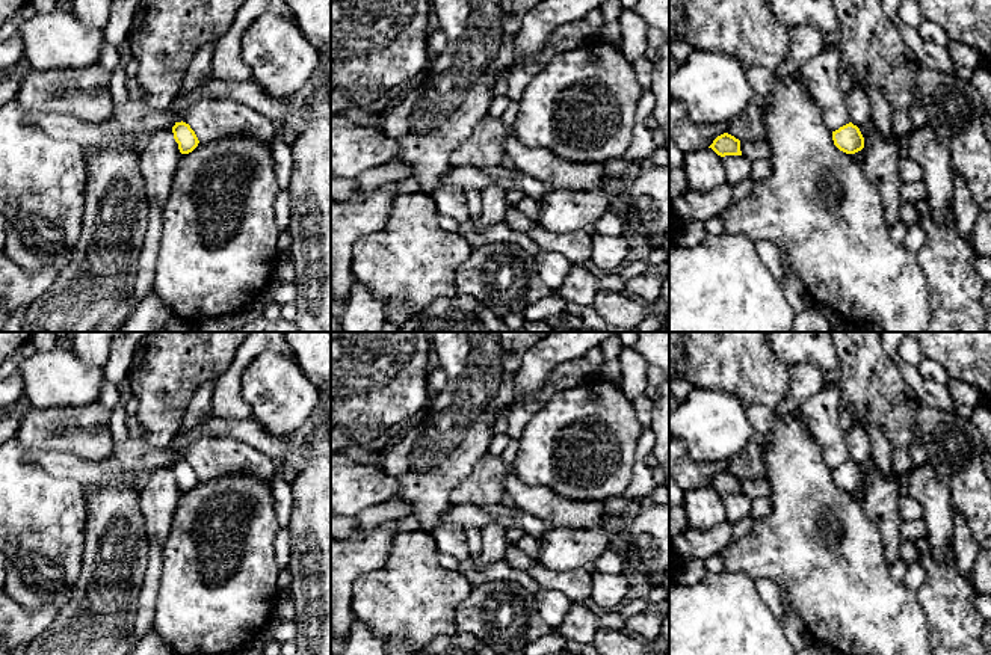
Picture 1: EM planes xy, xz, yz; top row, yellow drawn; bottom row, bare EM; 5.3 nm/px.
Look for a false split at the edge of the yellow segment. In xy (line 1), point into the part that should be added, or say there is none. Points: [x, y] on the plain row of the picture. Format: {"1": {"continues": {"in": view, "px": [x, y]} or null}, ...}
{"1": {"continues": null}}

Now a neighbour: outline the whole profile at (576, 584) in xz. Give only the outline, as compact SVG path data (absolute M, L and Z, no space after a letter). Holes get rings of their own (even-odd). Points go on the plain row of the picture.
M511 543L503 558L511 567L527 572L541 589L563 593L574 604L591 598L592 569L554 570L544 566L538 558L530 558L517 545Z

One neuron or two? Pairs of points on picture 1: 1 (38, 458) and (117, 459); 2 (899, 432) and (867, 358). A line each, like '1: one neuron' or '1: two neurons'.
1: one neuron
2: one neuron

